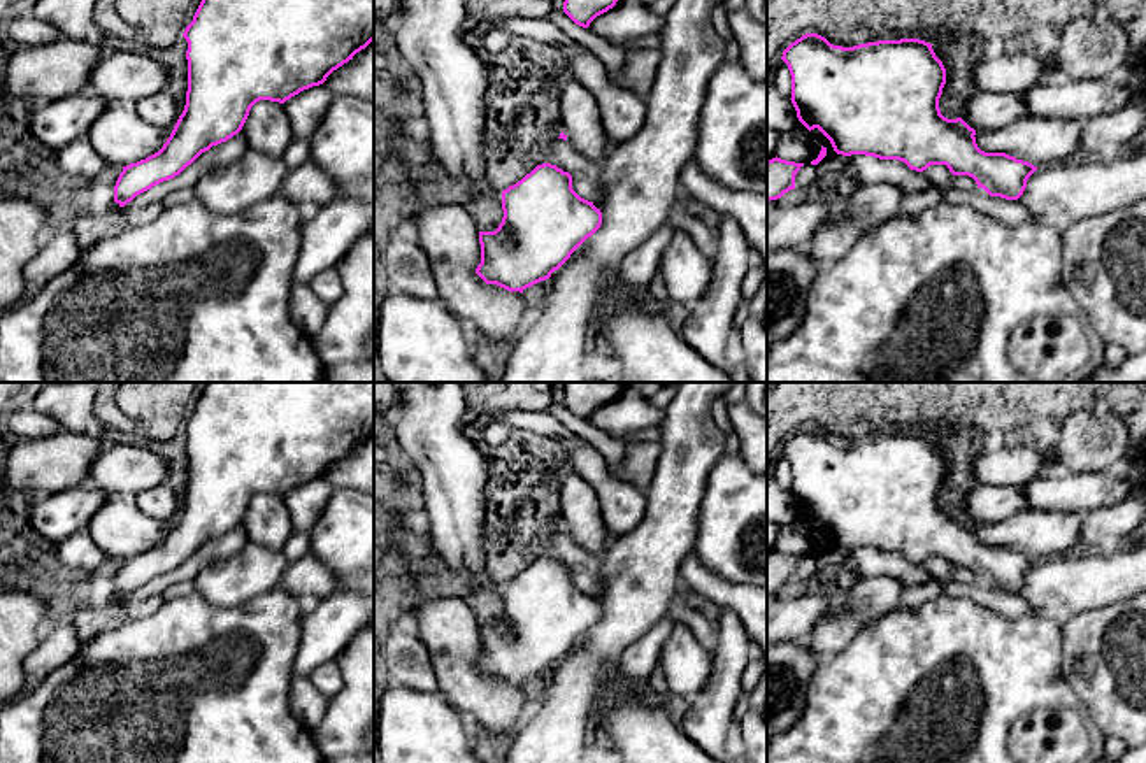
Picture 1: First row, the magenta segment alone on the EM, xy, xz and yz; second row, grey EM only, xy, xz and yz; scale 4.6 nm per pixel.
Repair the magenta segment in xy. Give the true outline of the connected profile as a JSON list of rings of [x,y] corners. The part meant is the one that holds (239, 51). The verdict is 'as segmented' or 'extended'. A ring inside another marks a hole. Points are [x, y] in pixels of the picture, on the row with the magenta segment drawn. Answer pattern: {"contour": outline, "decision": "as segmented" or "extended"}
{"contour": [[[202,0],[183,37],[188,42],[184,111],[158,153],[123,167],[114,186],[119,207],[237,135],[256,102],[284,103],[323,84],[374,40],[374,0]]], "decision": "as segmented"}

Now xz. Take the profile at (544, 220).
{"contour": [[[537,165],[521,181],[502,191],[502,223],[495,232],[479,232],[481,263],[476,274],[486,284],[523,293],[546,281],[602,225],[602,212],[572,189],[572,175],[556,165]]], "decision": "as segmented"}

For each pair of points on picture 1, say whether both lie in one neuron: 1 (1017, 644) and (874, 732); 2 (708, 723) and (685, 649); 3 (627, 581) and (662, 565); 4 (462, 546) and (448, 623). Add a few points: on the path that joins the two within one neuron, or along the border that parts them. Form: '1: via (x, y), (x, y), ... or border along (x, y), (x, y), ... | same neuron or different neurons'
1: via (978, 651), (953, 651), (904, 693) | same neuron
2: border along (713, 653), (713, 672), (690, 698) | different neurons
3: via (636, 576), (646, 565), (653, 565) | same neuron
4: border along (457, 588), (479, 623) | different neurons

